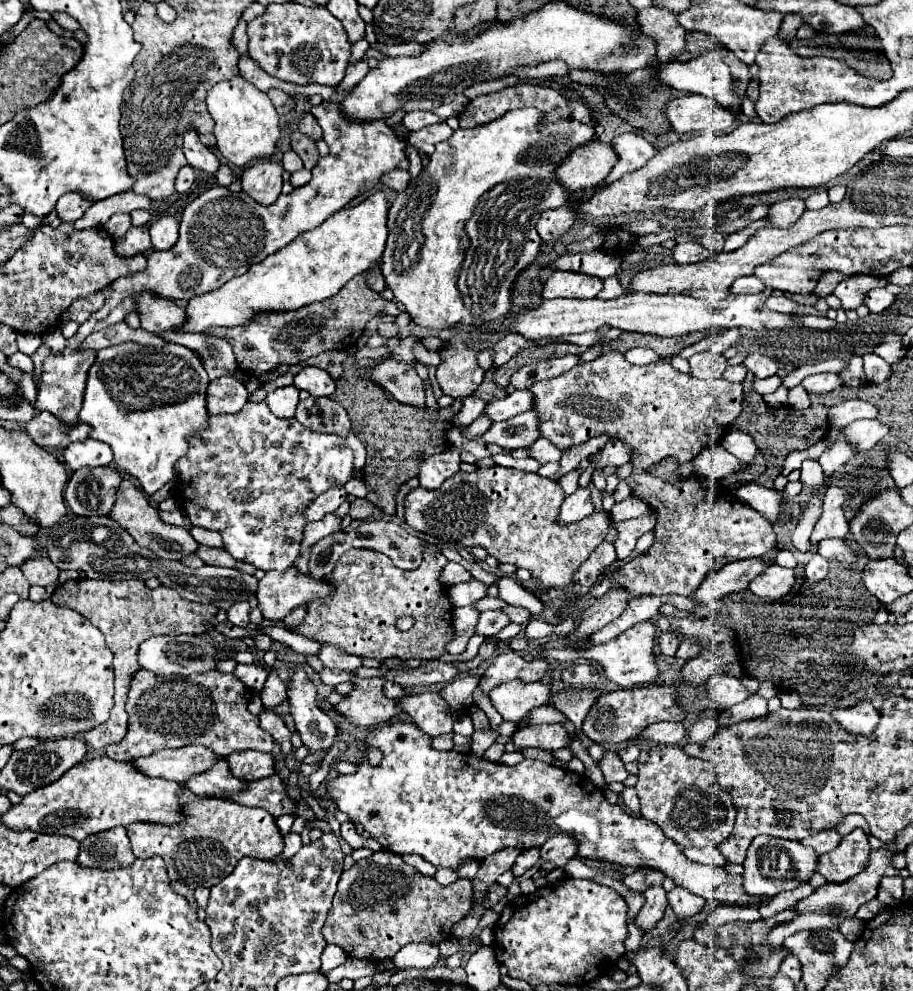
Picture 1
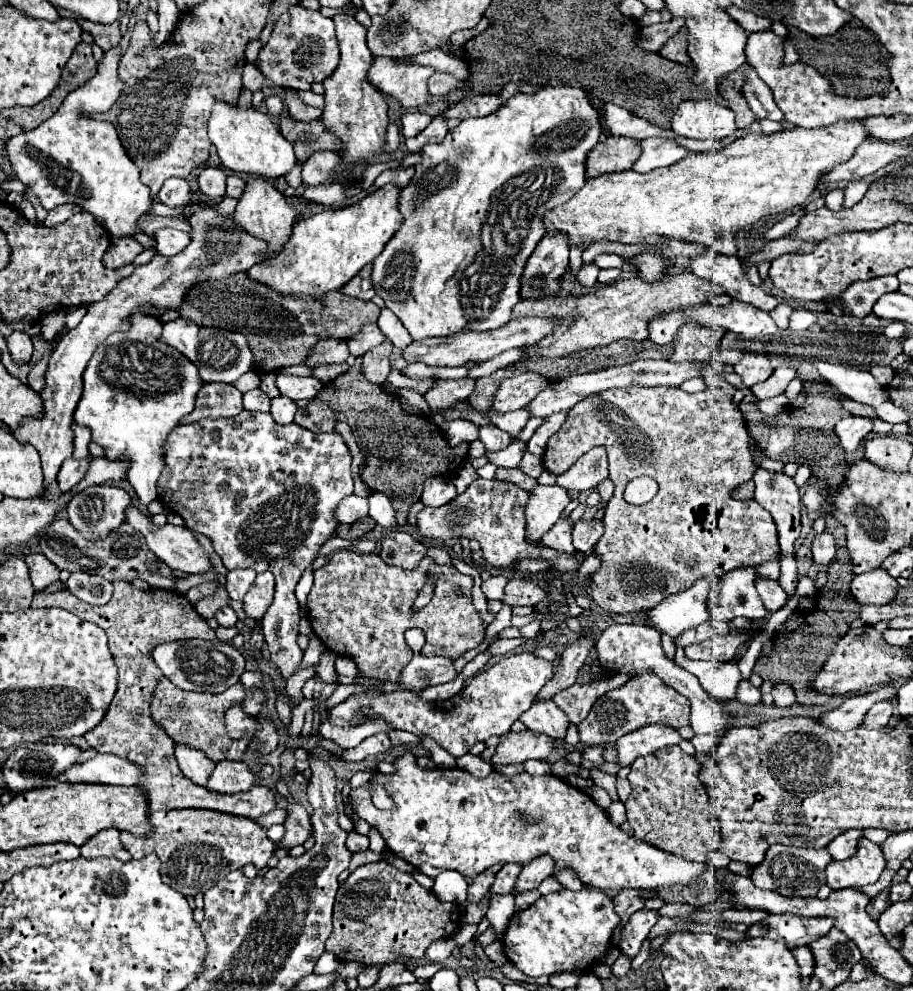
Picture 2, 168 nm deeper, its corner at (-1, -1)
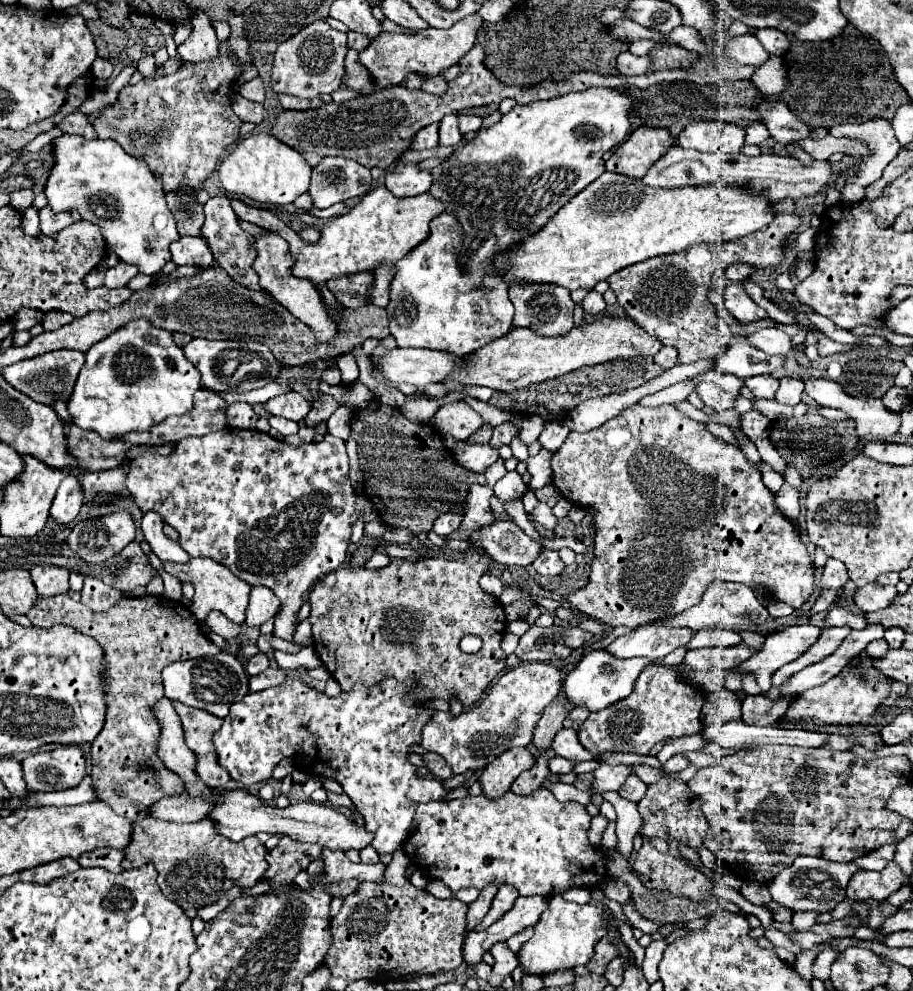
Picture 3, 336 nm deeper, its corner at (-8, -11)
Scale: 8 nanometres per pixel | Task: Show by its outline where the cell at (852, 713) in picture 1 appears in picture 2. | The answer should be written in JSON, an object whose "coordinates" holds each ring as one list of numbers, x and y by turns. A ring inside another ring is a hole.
{"coordinates":[[880,701,876,703,864,717,864,723,862,727,864,729,880,729,880,727,886,727,890,723,894,715,894,709,892,709,892,703,890,701]]}

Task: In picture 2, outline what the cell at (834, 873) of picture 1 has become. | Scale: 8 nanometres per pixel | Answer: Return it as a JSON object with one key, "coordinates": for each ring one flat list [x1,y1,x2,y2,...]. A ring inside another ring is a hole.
{"coordinates":[[864,839,854,857,846,861,832,861,826,867,828,887,838,891,846,887,864,887,868,883,876,883,884,867,886,859,882,855,882,847]]}

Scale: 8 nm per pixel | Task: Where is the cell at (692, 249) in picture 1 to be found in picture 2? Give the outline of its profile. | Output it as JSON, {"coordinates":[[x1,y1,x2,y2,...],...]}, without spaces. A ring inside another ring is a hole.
{"coordinates":[[698,255,698,257,690,259,690,267,692,267,694,275,714,281,732,299,750,303,762,311,772,311,778,305,774,295,770,295,764,287,754,287,746,279,746,275,742,271,742,263,738,261,738,257]]}

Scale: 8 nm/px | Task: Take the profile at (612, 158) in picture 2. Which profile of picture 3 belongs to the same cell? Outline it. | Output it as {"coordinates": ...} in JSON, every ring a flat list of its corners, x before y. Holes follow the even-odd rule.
{"coordinates":[[639,127,613,151,613,155,605,161,605,169,641,179,673,143,675,139,665,129]]}

